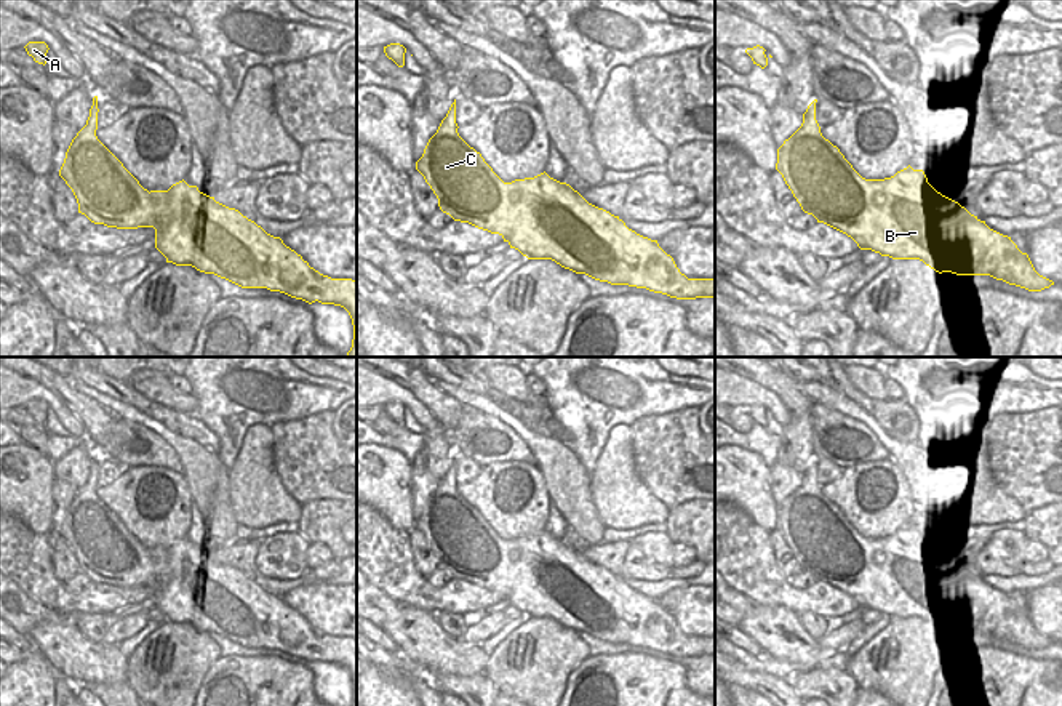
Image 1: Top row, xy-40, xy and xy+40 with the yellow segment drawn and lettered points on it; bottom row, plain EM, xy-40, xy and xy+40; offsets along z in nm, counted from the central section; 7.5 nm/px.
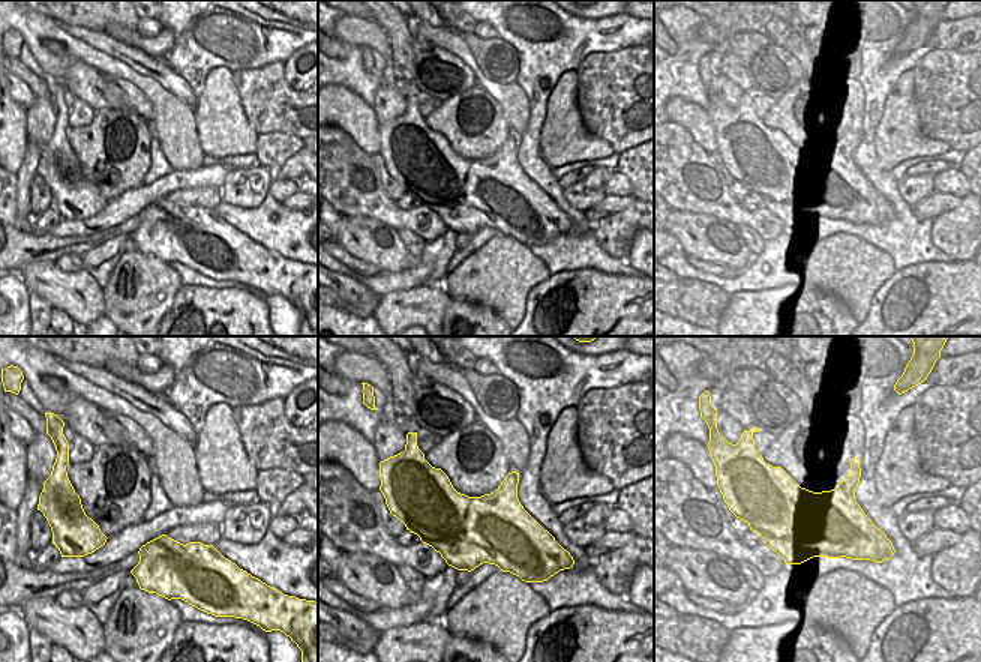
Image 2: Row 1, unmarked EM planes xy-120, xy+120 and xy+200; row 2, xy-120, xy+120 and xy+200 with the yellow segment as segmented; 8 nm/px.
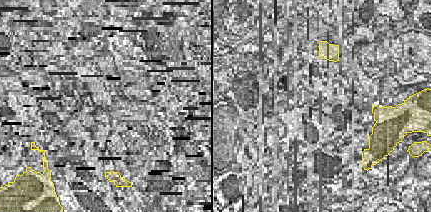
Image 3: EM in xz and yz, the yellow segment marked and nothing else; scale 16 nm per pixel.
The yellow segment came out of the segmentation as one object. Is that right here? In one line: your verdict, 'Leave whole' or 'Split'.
Leave whole

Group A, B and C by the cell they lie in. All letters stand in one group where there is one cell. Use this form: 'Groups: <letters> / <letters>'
Groups: A B C

